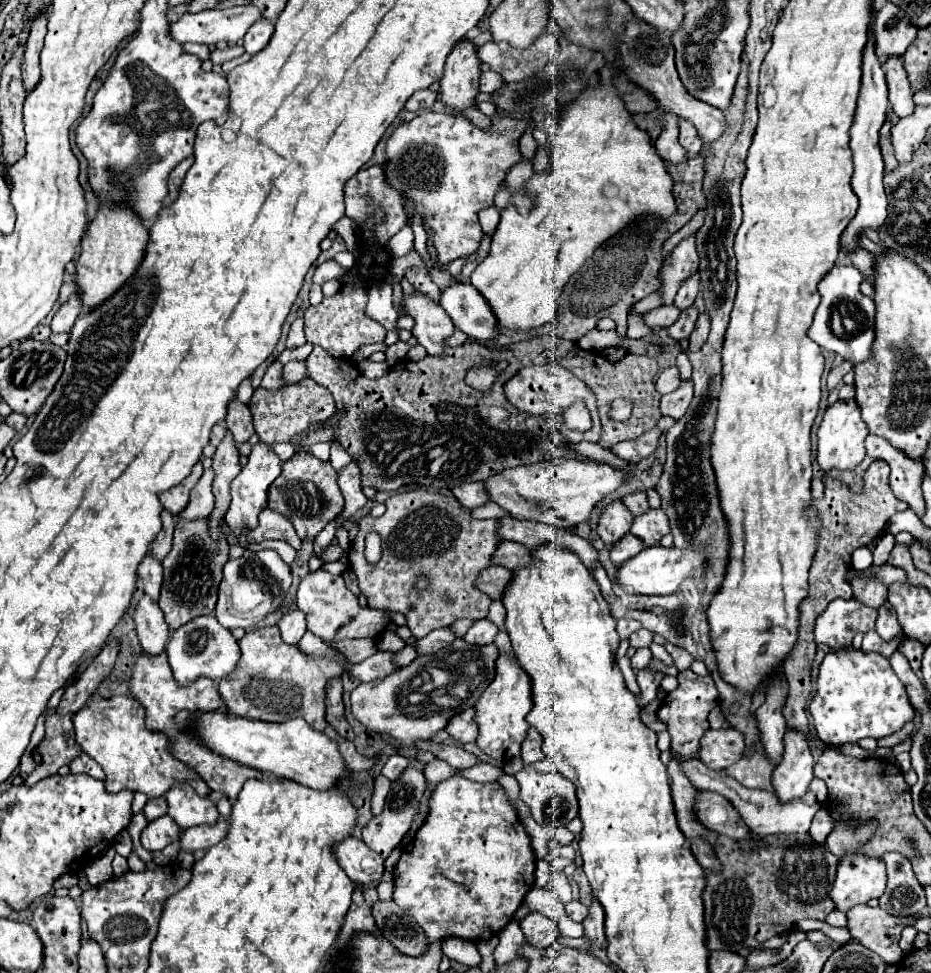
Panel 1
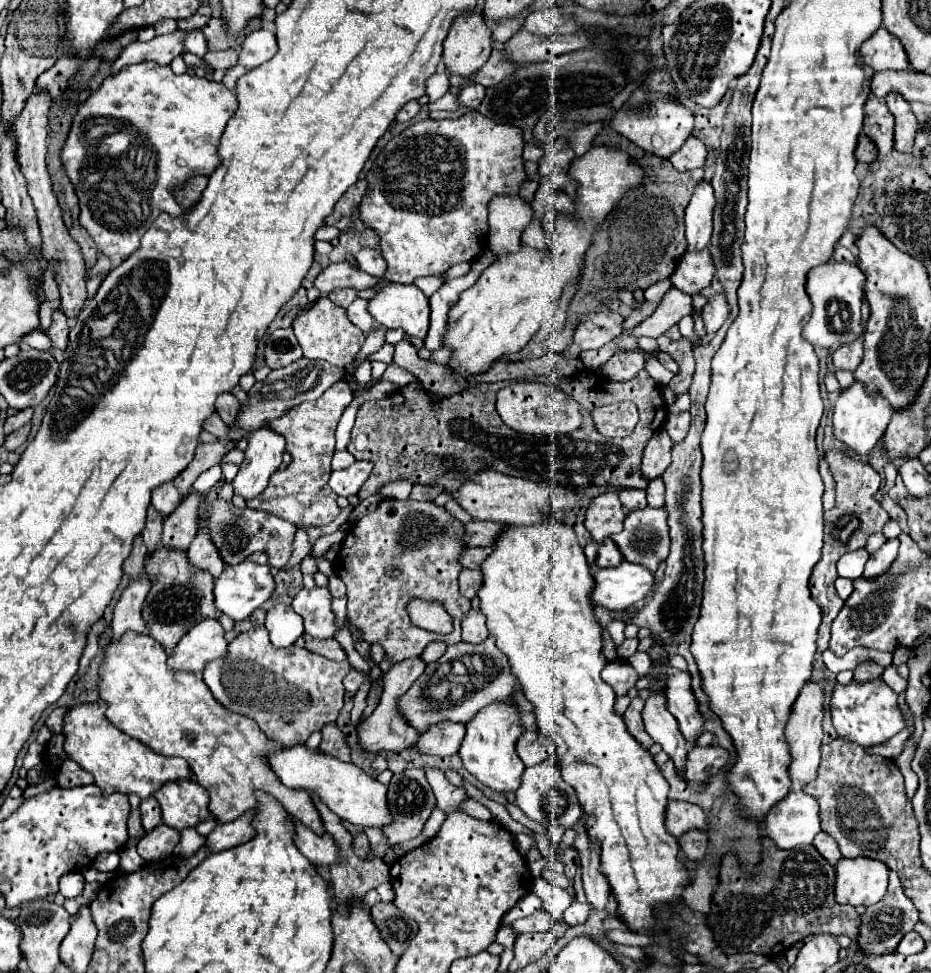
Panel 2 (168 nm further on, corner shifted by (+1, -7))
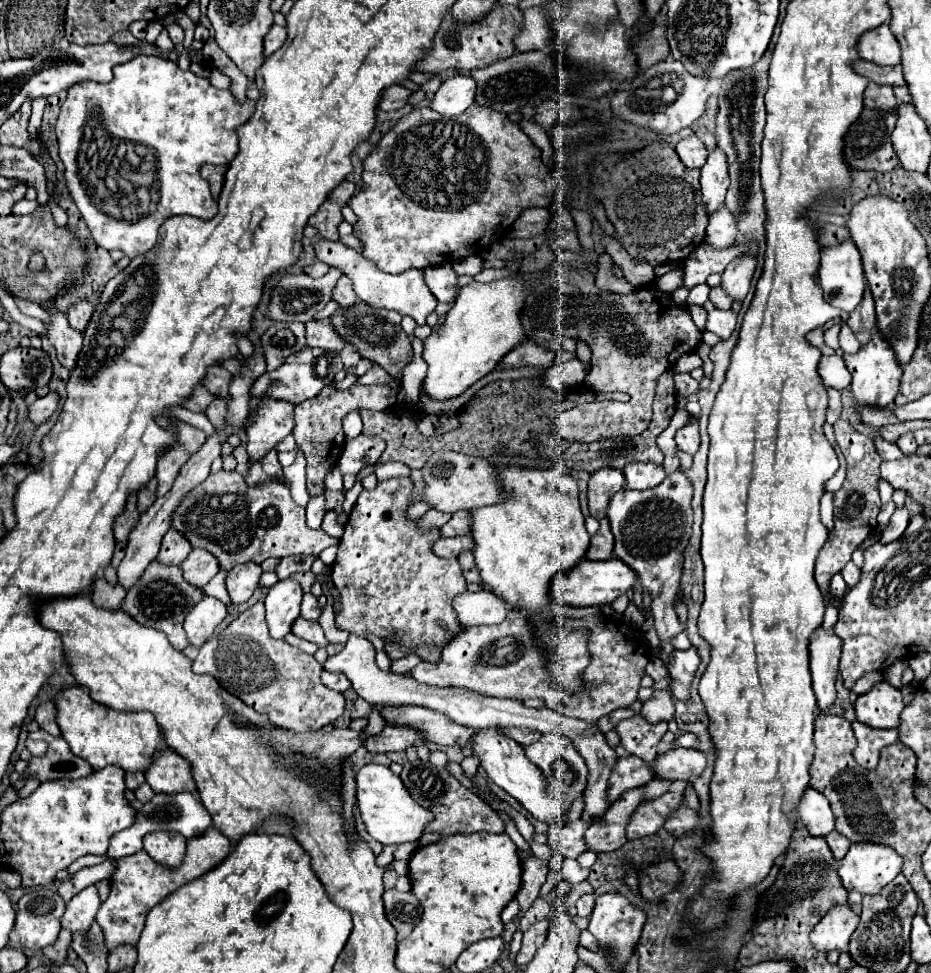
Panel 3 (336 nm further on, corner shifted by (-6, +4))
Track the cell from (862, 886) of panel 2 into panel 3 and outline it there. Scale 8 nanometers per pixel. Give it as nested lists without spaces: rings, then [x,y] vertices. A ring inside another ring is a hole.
[[[856,842],[838,862],[836,872],[846,890],[876,894],[902,872],[902,858],[884,844]]]

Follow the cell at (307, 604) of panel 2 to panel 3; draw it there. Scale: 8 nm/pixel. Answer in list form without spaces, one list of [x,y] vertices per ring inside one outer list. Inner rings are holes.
[[[304,594],[304,600],[300,604],[300,614],[306,618],[306,620],[318,620],[320,618],[320,608],[318,608],[318,598],[312,596],[312,594]]]

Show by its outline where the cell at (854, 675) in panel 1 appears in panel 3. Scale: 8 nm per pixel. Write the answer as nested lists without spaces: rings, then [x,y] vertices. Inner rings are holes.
[[[878,682],[868,694],[858,696],[856,704],[856,718],[872,728],[898,728],[900,724],[900,712],[904,710],[904,702],[902,702],[902,692],[896,690],[894,686],[890,686],[888,682]]]

